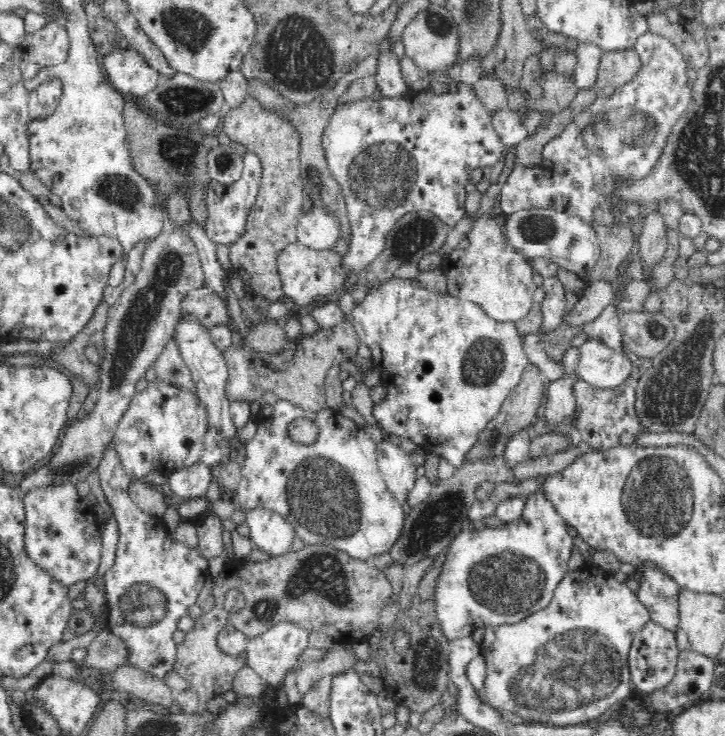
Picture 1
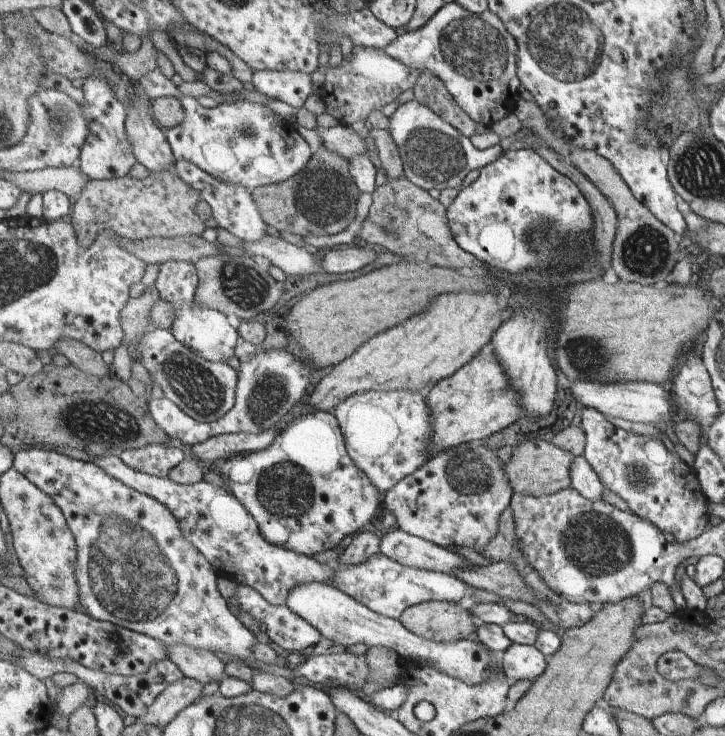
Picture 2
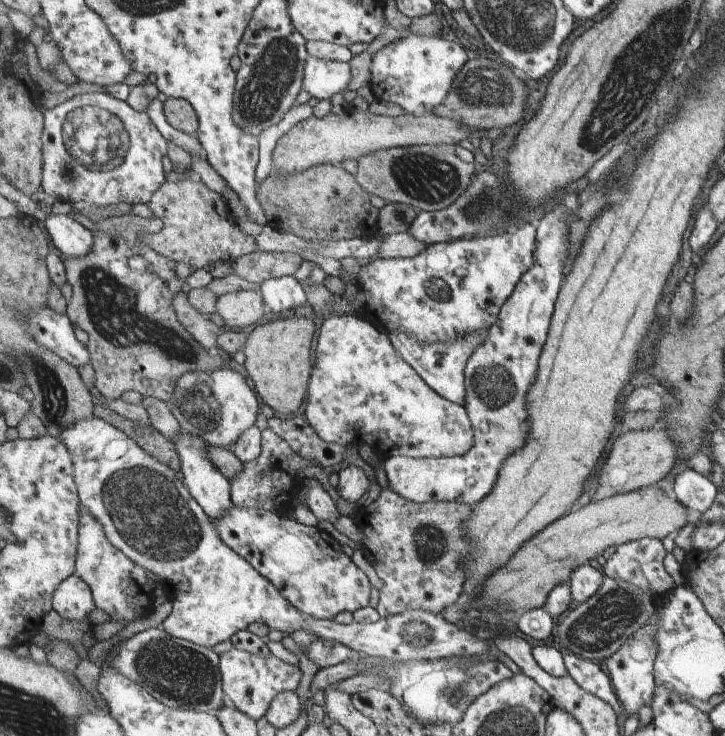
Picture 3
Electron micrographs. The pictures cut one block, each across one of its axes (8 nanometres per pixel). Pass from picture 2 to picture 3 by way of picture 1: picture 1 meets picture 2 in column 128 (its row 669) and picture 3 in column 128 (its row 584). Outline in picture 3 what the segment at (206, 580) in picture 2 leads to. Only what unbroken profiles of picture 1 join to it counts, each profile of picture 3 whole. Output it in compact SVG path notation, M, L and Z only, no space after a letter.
M85 505L81 506L76 575L90 586L96 606L115 622L124 622L128 625L133 620L147 617L154 612L153 587L151 587L153 581L147 578L147 569L133 562L109 540L104 526Z

